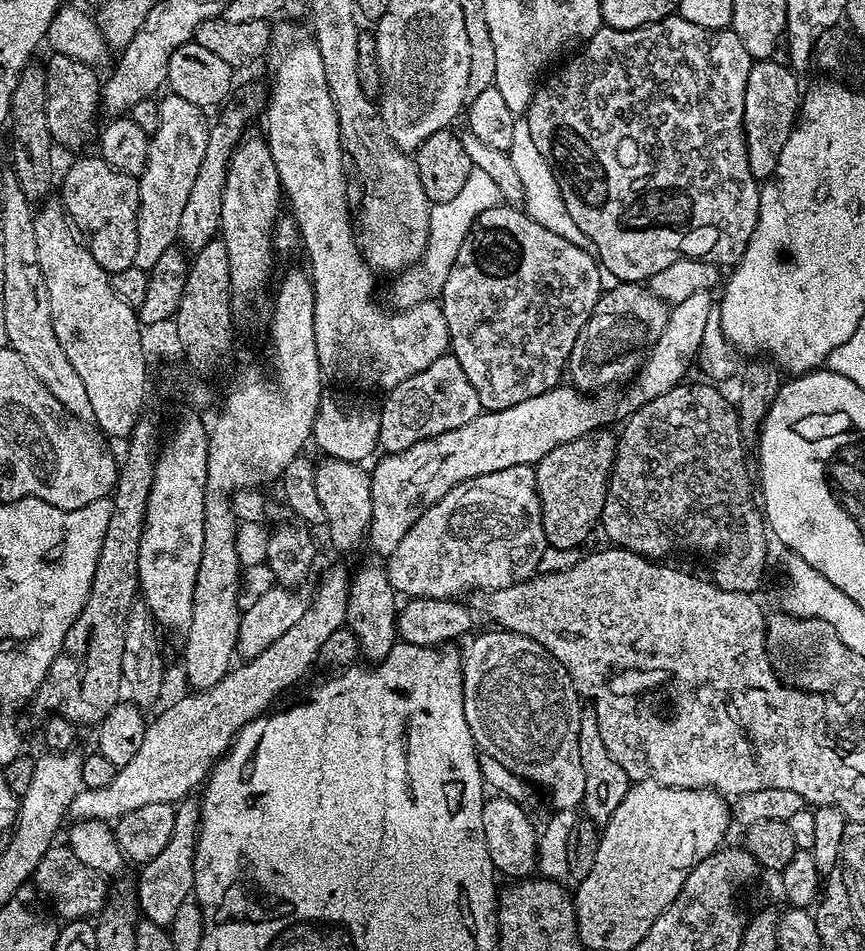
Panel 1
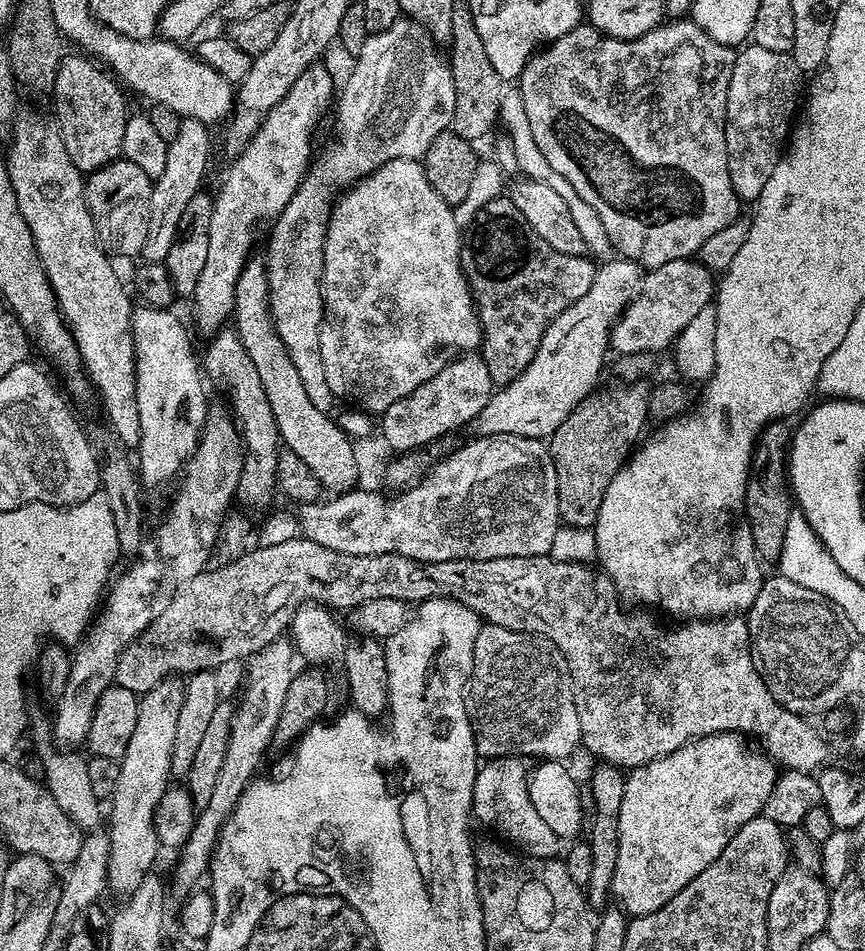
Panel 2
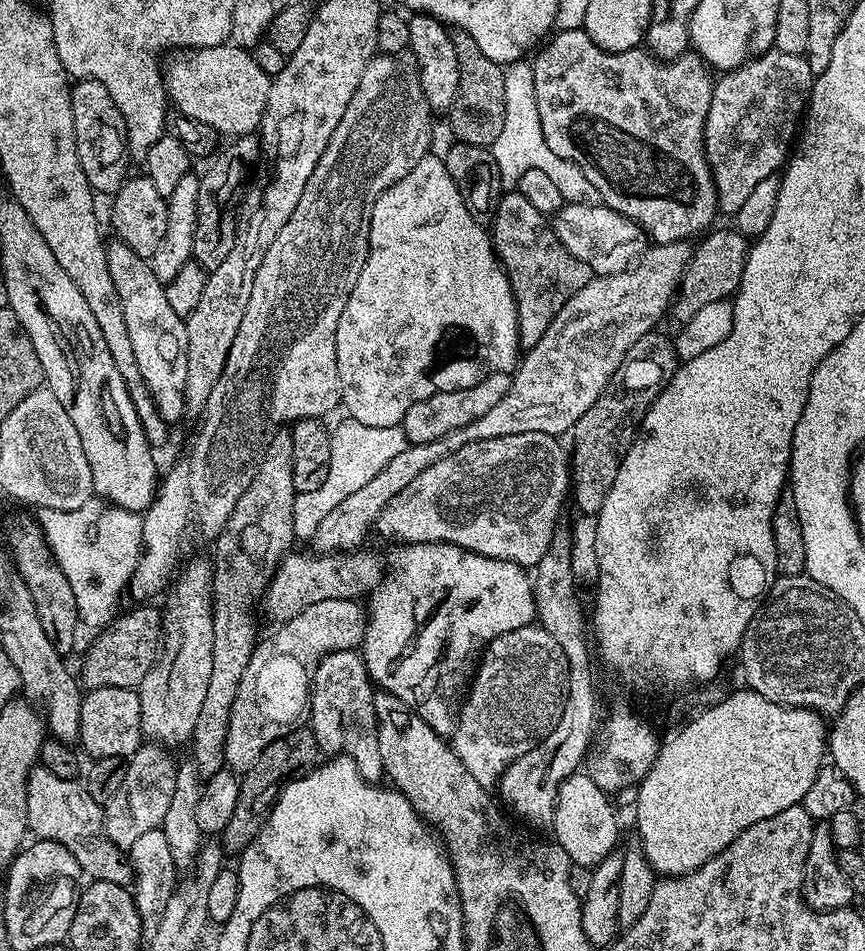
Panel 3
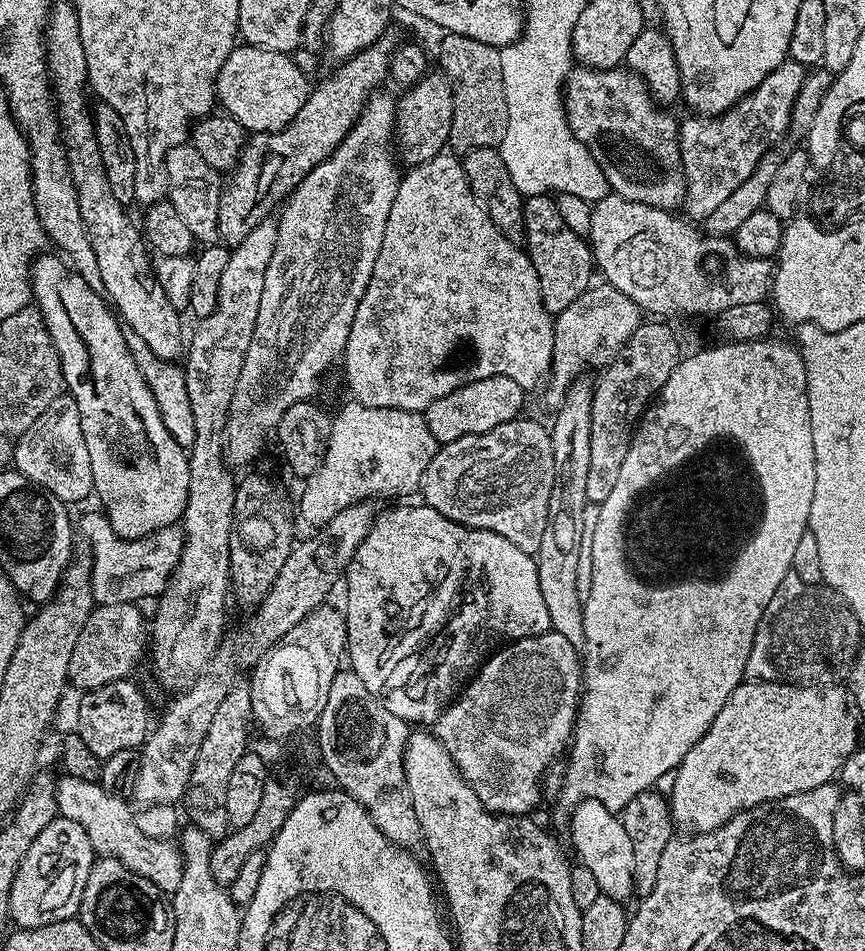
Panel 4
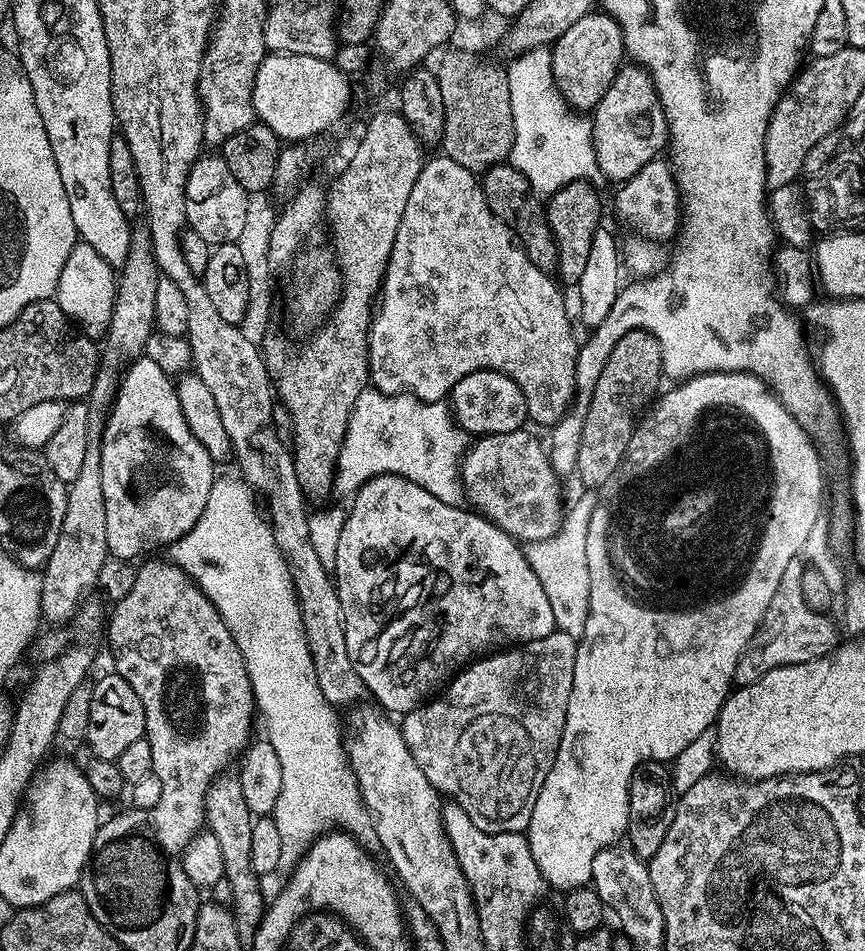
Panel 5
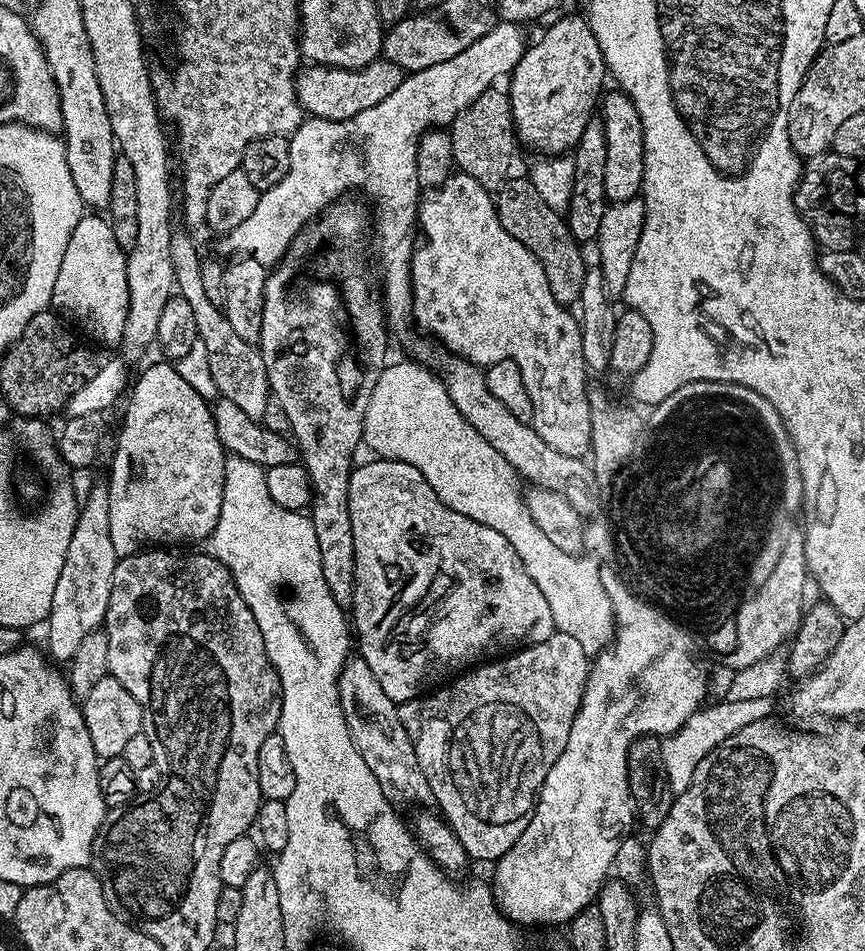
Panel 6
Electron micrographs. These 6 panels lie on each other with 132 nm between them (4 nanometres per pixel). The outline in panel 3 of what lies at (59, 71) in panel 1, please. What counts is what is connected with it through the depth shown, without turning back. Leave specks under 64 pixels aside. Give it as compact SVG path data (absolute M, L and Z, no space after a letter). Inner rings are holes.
M76 80L72 84L72 109L78 162L82 166L82 174L86 174L86 182L90 182L93 193L115 194L130 176L130 153L126 139L128 127L122 118L122 110L114 106L110 90L106 90L102 82L93 80Z

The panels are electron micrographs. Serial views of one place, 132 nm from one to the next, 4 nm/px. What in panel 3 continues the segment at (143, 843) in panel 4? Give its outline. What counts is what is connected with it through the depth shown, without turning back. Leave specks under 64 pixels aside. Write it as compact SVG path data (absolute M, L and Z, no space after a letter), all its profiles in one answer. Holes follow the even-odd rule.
M39 766L32 768L26 786L26 818L29 833L36 840L53 840L66 846L66 850L70 850L70 854L74 854L81 873L85 877L92 880L109 880L123 885L127 885L133 879L134 873L126 863L125 853L113 845L104 833L102 805L90 795L87 787L79 779L58 778L58 774L50 774L50 770L45 768Z

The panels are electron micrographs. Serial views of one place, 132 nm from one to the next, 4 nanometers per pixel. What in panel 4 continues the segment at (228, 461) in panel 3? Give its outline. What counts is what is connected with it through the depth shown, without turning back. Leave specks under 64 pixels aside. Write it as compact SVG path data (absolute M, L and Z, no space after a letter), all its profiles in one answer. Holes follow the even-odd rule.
M384 91L372 93L350 134L342 138L326 162L314 166L314 170L302 178L279 213L278 238L274 254L270 254L270 266L266 266L266 286L262 286L254 338L250 338L250 350L246 350L246 362L242 362L242 374L238 374L238 386L230 402L224 431L224 459L229 469L246 467L264 444L248 420L261 420L268 430L274 430L282 414L286 414L294 402L315 397L328 367L344 355L354 310L358 310L370 274L374 274L374 262L378 262L378 250L382 250L382 234L386 234L386 218L390 218L390 206L398 194L402 175L401 169L396 169L394 155L396 100Z

